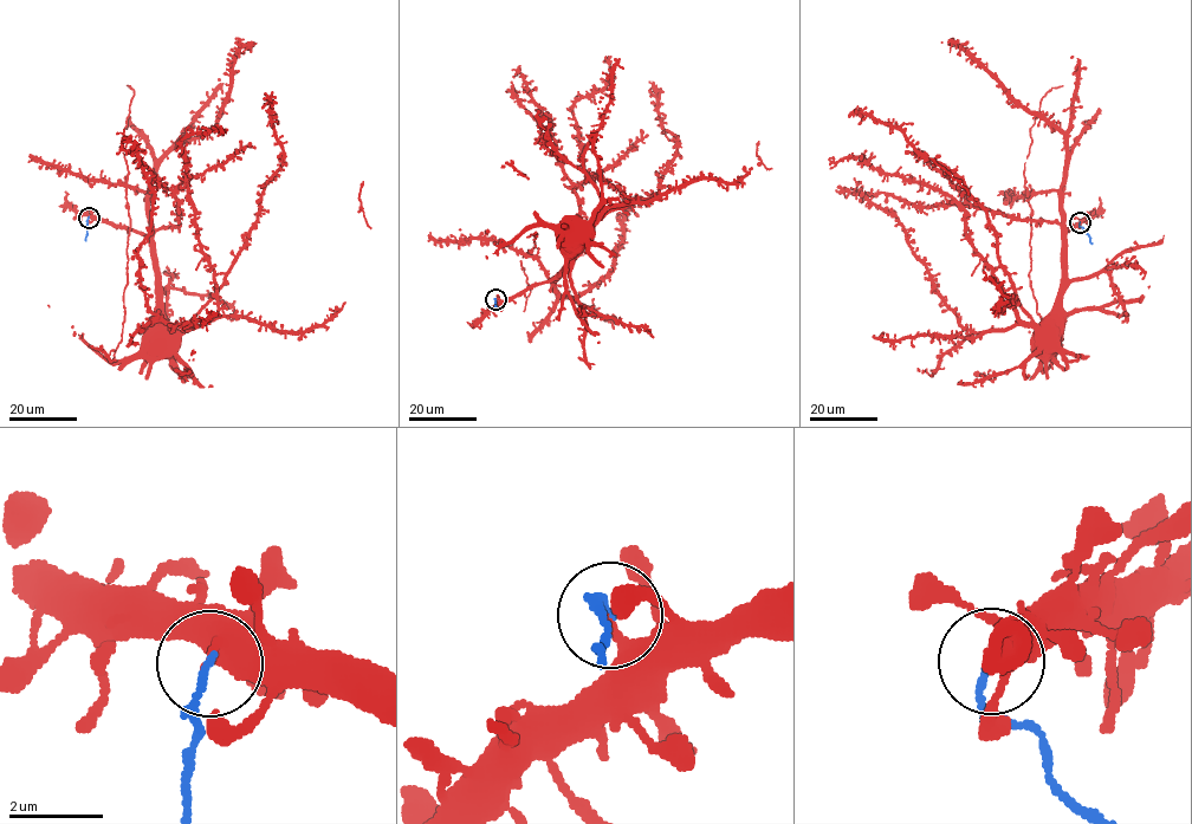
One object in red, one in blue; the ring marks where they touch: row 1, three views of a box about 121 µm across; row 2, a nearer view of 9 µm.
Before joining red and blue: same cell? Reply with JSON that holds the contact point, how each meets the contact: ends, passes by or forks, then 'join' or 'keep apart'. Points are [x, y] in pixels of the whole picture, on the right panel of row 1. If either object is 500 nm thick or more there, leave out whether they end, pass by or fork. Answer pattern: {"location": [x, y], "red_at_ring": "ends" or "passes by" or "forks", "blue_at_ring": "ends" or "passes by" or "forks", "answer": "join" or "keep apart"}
{"location": [1080, 222], "red_at_ring": "ends", "blue_at_ring": "ends", "answer": "keep apart"}

